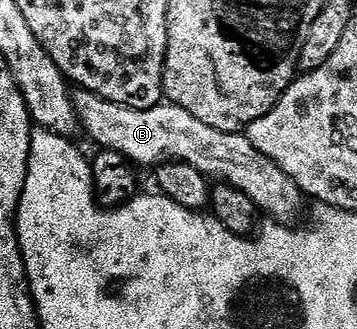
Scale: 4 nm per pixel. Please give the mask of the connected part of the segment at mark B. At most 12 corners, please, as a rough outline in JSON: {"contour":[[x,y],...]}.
{"contour":[[72,93],[81,132],[134,165],[189,164],[270,221],[301,187],[248,135],[168,102],[131,110]]}

